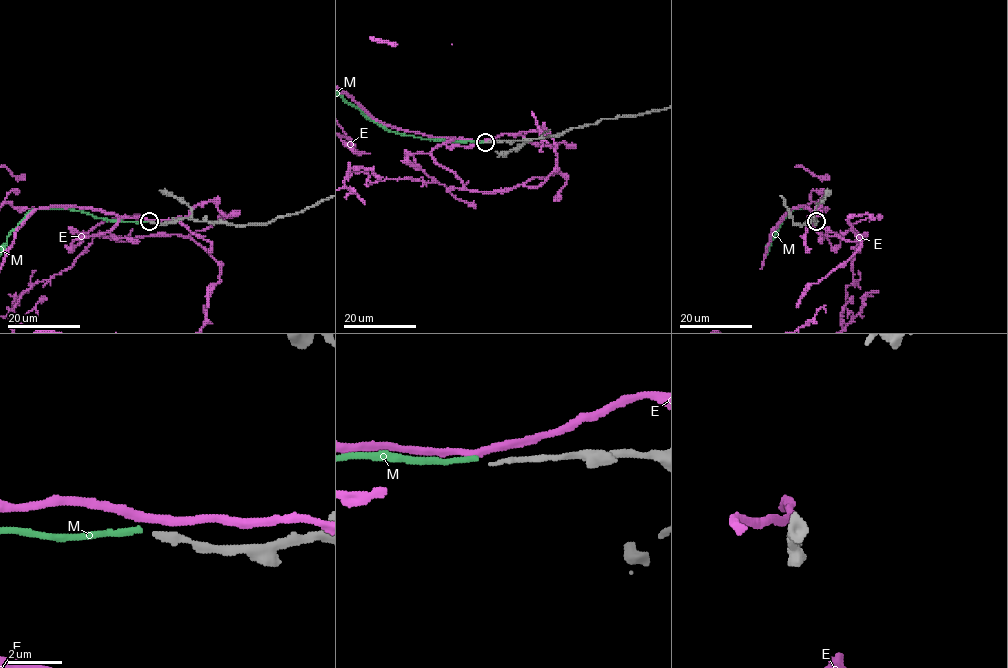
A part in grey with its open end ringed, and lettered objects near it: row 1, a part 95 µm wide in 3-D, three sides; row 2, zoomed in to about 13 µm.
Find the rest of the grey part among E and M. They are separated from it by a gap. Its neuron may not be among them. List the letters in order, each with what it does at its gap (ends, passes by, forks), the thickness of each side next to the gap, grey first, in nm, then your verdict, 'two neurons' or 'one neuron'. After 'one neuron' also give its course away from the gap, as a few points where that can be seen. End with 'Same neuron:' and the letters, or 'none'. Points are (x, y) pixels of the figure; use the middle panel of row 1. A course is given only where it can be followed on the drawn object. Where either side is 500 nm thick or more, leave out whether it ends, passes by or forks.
E: it passes by; calibres 190 and 320 nm; two neurons
M: it ends; calibres 190 and 220 nm; two neurons
Same neuron: none

